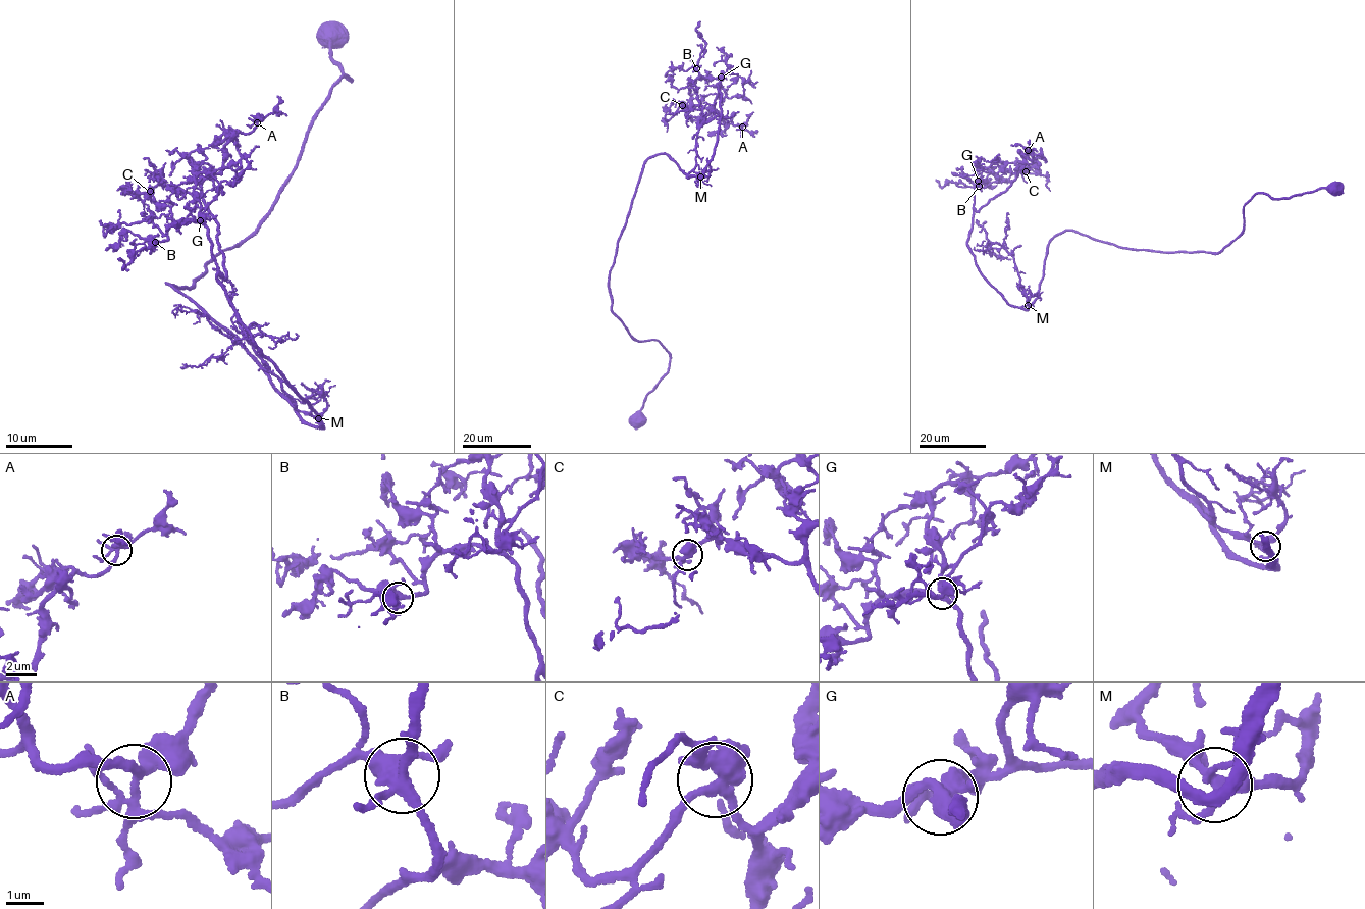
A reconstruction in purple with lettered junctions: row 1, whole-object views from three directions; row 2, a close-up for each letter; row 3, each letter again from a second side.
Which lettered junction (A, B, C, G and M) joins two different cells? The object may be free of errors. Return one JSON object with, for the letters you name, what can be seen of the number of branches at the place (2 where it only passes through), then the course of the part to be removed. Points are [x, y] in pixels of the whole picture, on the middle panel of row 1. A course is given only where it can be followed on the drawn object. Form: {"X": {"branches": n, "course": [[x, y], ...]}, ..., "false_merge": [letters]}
{"false_merge": []}

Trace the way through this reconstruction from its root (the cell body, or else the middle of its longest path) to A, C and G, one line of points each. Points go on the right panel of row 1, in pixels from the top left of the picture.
A: (1336, 189), (1257, 193), (1215, 253), (1064, 231), (1014, 307), (967, 240), (1028, 150)
C: (1336, 189), (1257, 193), (1215, 253), (1064, 231), (1015, 307), (967, 240), (974, 210), (1026, 171)
G: (1336, 189), (1257, 193), (1215, 253), (1064, 231), (1015, 307), (968, 247), (978, 181)

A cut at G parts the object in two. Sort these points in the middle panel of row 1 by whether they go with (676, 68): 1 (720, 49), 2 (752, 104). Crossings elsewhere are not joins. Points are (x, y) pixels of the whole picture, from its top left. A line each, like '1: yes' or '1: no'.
1: no
2: no

